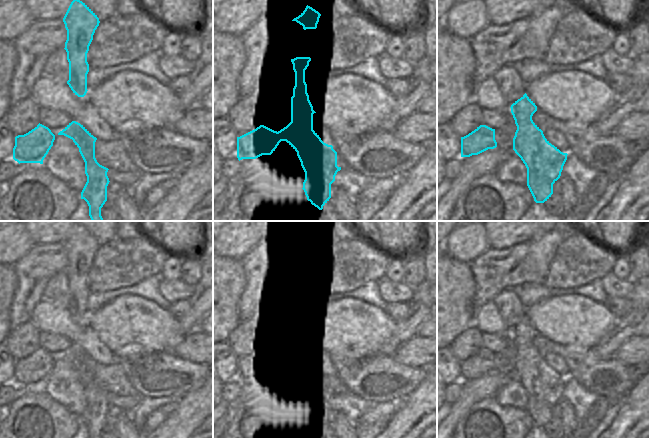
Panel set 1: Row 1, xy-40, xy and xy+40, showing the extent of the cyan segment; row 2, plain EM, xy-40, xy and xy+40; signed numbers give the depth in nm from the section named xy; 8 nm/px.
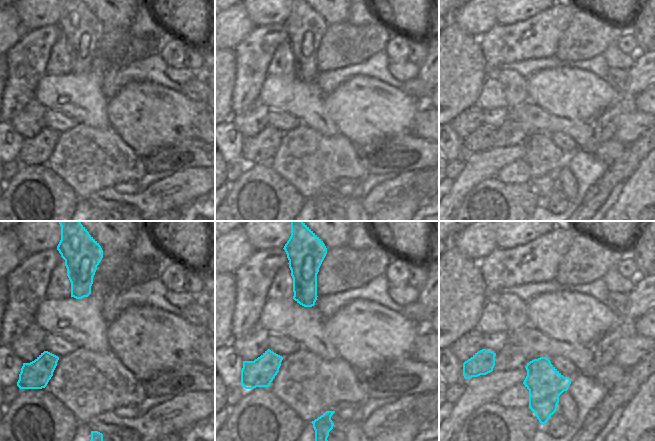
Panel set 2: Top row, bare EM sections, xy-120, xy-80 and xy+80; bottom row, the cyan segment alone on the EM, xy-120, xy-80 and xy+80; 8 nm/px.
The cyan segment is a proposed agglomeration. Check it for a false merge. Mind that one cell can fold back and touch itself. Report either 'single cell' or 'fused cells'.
fused cells

